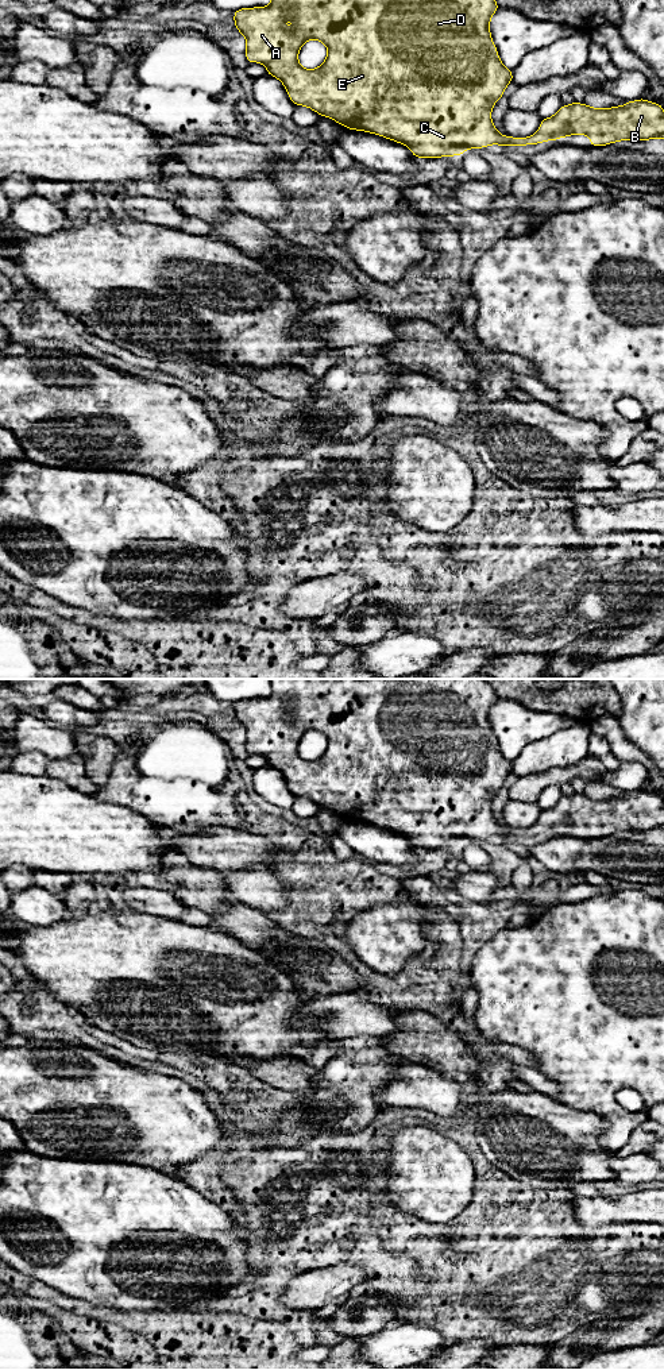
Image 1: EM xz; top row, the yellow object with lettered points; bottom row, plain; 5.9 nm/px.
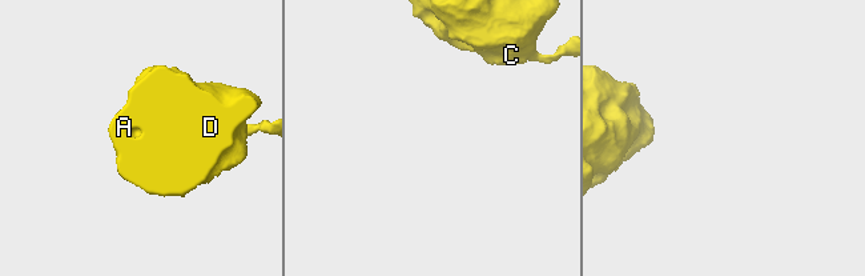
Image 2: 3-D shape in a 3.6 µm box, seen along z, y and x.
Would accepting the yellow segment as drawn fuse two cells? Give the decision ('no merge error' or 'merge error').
no merge error

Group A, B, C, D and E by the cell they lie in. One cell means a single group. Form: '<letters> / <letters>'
A B C D E

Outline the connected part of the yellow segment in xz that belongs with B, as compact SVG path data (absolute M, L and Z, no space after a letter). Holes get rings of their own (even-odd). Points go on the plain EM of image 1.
M270 679L271 695L269 698L240 699L233 703L235 718L246 729L246 749L248 755L259 753L266 757L267 765L278 769L294 796L304 796L320 807L327 807L348 821L377 825L397 834L408 837L416 849L440 849L462 846L470 840L482 840L490 835L528 837L547 831L556 831L570 826L588 826L591 838L606 837L619 831L664 830L664 799L645 790L628 792L625 796L598 800L580 794L561 796L552 807L541 811L534 826L528 829L503 827L491 811L494 795L503 787L503 782L513 772L513 763L506 760L497 744L490 725L490 710L499 696L485 679ZM306 732L320 732L327 740L325 752L316 760L308 761L298 755L298 742Z

